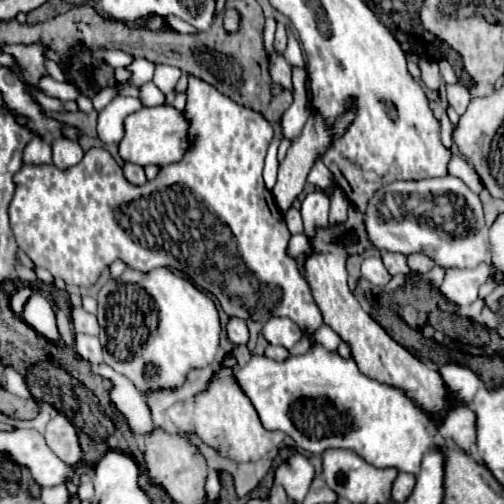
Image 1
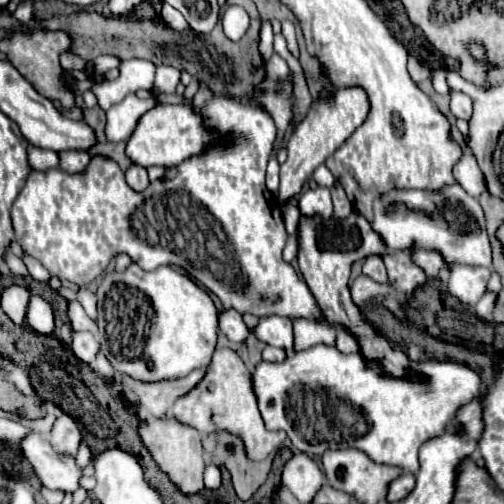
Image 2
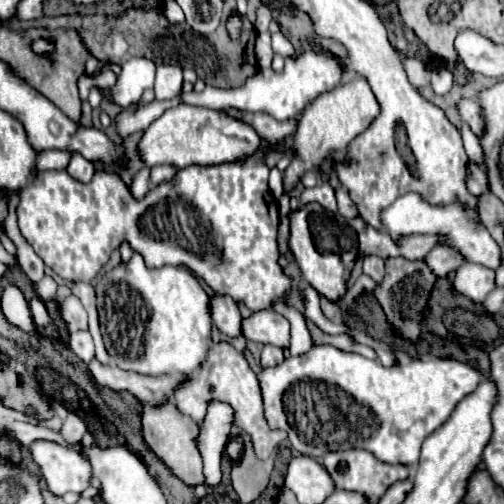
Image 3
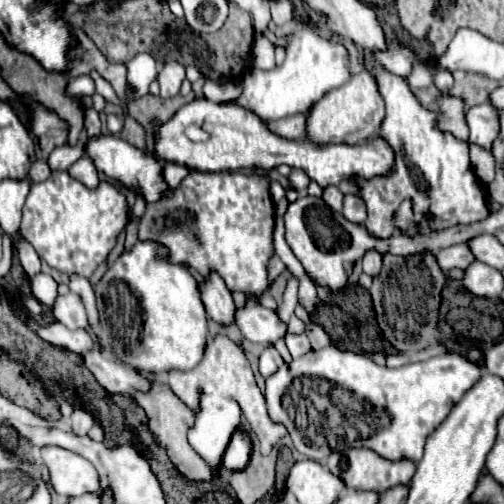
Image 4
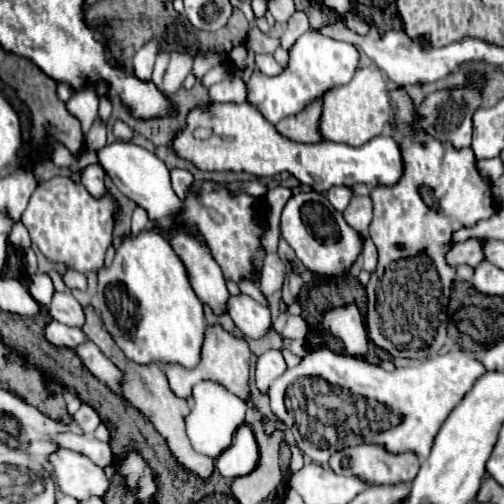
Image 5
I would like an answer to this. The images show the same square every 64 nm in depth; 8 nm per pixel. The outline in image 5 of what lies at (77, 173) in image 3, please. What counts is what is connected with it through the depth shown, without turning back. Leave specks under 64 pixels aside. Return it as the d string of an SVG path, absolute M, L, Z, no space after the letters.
M98 164L88 166L88 168L82 172L82 178L84 178L84 188L86 188L94 198L102 198L102 196L106 196L104 170L102 170Z

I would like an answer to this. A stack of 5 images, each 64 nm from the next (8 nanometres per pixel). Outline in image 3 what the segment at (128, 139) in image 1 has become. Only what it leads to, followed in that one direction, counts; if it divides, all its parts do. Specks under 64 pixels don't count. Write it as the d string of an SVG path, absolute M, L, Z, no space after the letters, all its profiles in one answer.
M180 104L166 110L142 136L140 156L146 166L174 164L178 168L186 166L216 166L244 162L262 148L262 136L244 120L212 108Z

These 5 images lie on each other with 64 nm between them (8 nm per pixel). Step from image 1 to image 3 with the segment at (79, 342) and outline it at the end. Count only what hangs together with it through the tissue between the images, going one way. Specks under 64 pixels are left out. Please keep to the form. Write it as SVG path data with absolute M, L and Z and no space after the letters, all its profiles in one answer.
M80 330L80 332L72 332L72 334L64 334L60 336L62 340L68 340L68 346L70 350L82 358L84 362L92 360L94 358L94 342L92 342L92 336L88 330Z

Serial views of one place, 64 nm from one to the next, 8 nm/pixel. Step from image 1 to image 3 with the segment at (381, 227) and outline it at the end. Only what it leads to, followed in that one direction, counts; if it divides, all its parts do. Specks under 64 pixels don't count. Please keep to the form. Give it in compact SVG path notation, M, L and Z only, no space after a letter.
M404 194L390 208L382 212L382 224L386 226L386 230L390 232L394 240L400 236L408 236L408 234L440 234L446 238L444 244L458 248L468 262L484 264L492 270L502 266L502 254L500 254L500 246L496 244L496 240L488 234L478 214L474 210L462 208L460 204L438 208L438 206L430 206L424 200L420 200L418 194Z

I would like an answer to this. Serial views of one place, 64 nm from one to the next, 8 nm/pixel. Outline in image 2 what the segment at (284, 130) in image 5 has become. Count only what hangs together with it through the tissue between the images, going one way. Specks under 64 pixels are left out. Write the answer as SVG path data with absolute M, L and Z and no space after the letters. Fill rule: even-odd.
M202 86L198 94L194 94L194 110L204 116L204 124L208 128L216 128L222 134L230 134L234 146L210 148L206 150L206 154L194 156L182 162L180 166L170 168L162 180L152 182L144 192L134 192L126 184L124 172L118 168L118 164L102 156L94 156L84 174L68 174L60 168L44 172L32 170L26 180L26 186L20 190L12 206L12 226L16 232L16 240L20 242L22 250L38 258L52 276L66 282L74 282L78 286L86 286L96 276L100 276L114 254L126 252L144 270L156 270L164 264L184 268L192 278L212 290L220 298L224 308L236 308L240 314L280 314L288 318L302 316L316 320L318 310L312 292L304 282L298 280L294 268L282 260L286 230L278 200L274 198L274 194L268 192L264 184L266 164L278 134L272 116L258 106L240 104L234 98L216 96L206 86ZM148 200L150 230L148 234L144 232L138 236L134 232L132 216Z

